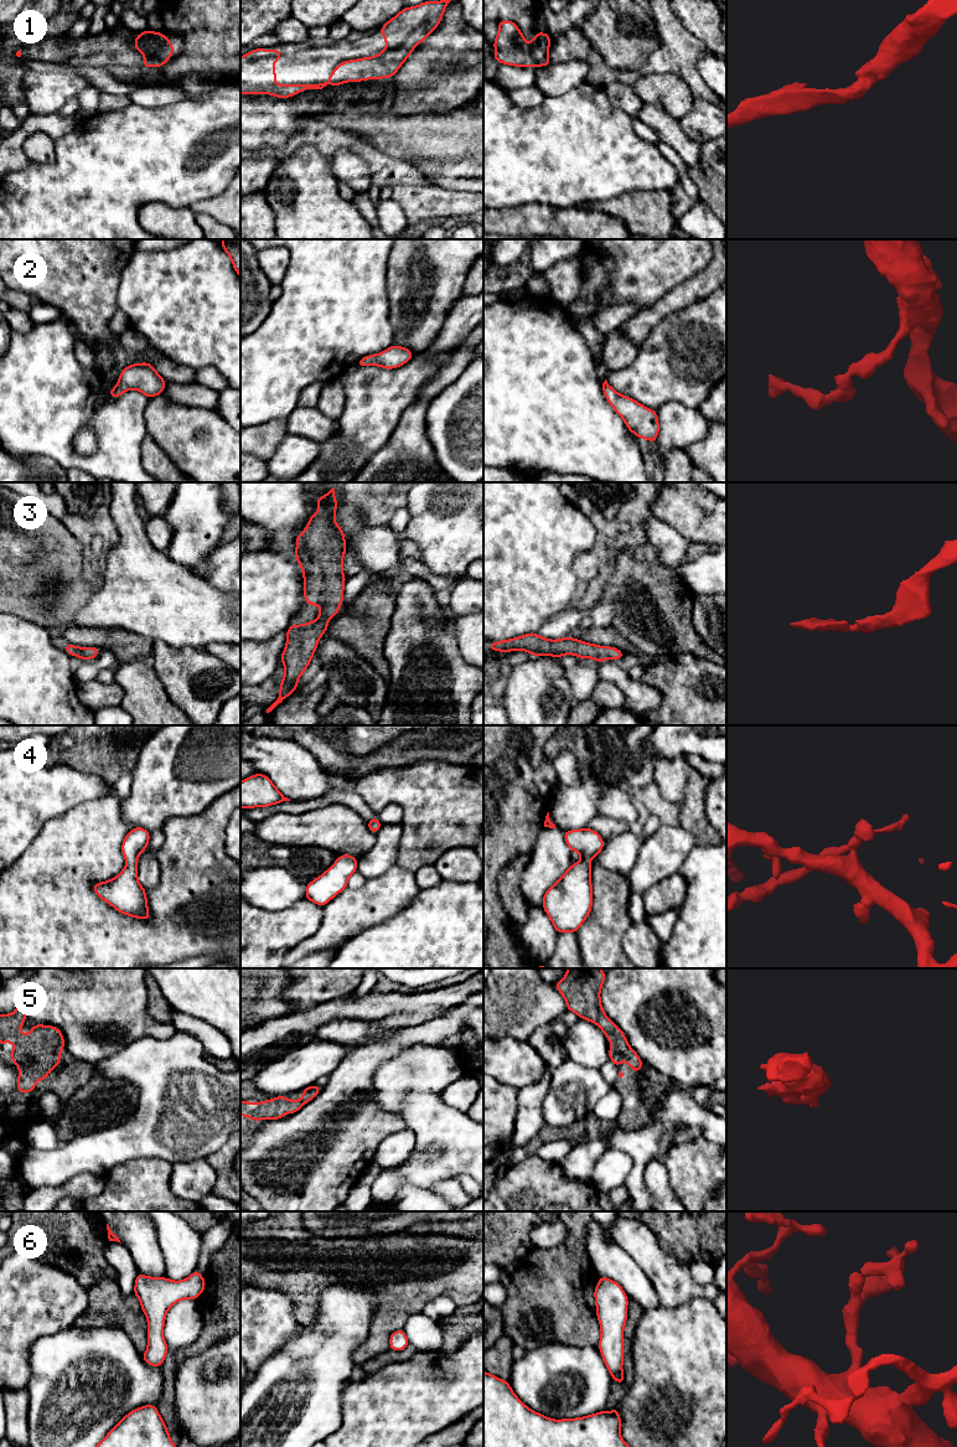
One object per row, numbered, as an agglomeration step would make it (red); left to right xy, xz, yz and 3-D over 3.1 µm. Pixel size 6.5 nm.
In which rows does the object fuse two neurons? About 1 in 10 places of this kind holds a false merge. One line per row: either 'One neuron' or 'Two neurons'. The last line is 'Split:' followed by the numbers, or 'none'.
1: One neuron
2: One neuron
3: One neuron
4: One neuron
5: One neuron
6: One neuron
Split: none

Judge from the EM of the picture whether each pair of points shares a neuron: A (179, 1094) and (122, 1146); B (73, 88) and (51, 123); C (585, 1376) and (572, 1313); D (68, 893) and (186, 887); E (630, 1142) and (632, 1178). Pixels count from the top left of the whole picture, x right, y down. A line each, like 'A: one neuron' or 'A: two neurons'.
A: one neuron
B: two neurons
C: two neurons
D: one neuron
E: one neuron

